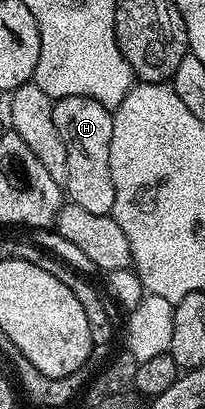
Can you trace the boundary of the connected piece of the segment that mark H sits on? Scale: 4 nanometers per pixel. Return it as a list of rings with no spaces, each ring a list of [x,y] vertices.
[[[67,95],[54,100],[53,121],[57,121],[57,133],[65,141],[65,153],[69,153],[69,177],[65,184],[70,202],[86,212],[110,215],[113,209],[113,177],[109,173],[109,141],[113,141],[113,115],[97,101],[80,95]]]

